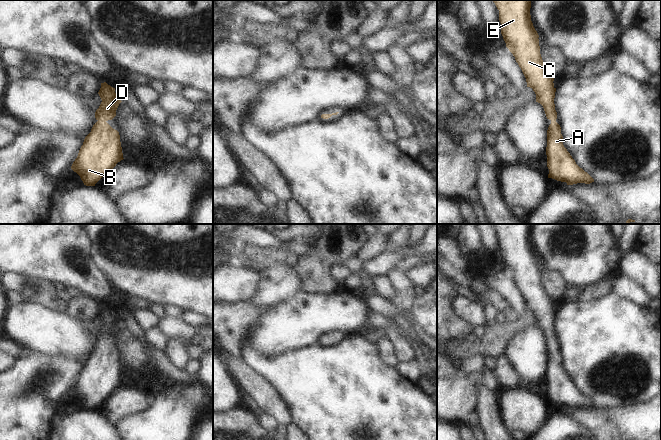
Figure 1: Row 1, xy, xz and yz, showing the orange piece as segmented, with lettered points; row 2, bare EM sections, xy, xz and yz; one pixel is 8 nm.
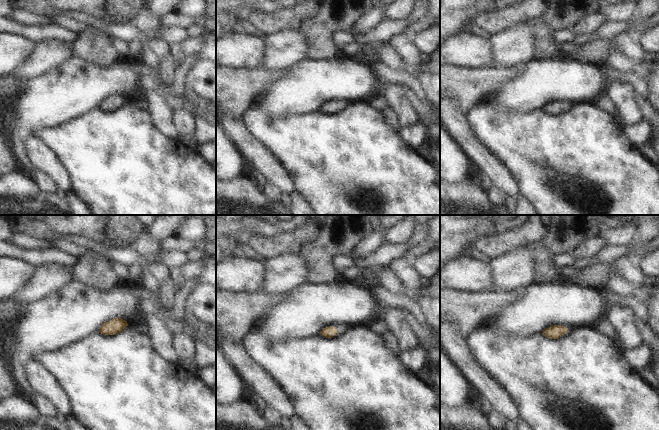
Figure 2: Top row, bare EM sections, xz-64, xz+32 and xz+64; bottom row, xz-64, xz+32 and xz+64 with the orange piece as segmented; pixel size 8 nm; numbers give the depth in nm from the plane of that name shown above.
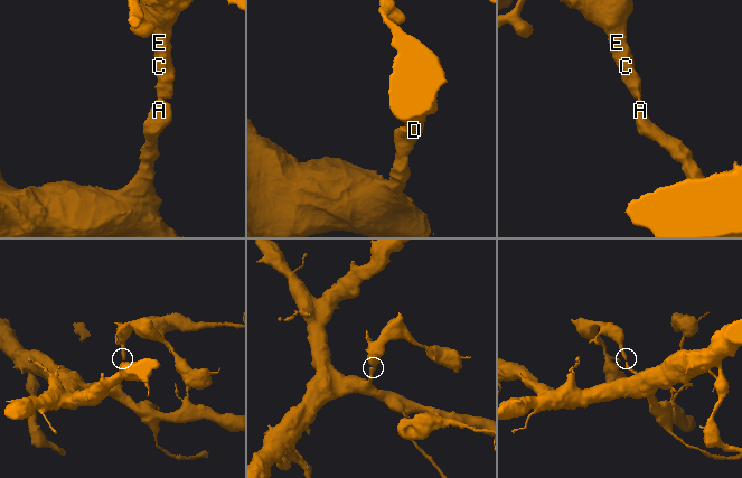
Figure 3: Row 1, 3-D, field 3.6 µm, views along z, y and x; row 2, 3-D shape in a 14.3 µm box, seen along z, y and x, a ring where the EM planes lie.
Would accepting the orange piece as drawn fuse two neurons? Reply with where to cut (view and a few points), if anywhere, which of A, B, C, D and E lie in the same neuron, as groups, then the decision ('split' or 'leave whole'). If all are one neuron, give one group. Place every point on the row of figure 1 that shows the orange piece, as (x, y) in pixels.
no cut; A B C D E; leave whole

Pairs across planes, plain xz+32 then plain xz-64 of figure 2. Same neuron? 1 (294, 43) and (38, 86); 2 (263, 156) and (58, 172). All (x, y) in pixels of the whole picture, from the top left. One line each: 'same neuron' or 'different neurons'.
1: different neurons
2: same neuron

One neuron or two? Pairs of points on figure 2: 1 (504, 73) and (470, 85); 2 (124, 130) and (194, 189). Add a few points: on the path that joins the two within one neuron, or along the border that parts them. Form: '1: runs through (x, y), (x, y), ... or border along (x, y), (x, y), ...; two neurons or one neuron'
1: runs through (496, 77), (478, 83); one neuron
2: runs through (141, 147), (177, 183); one neuron

